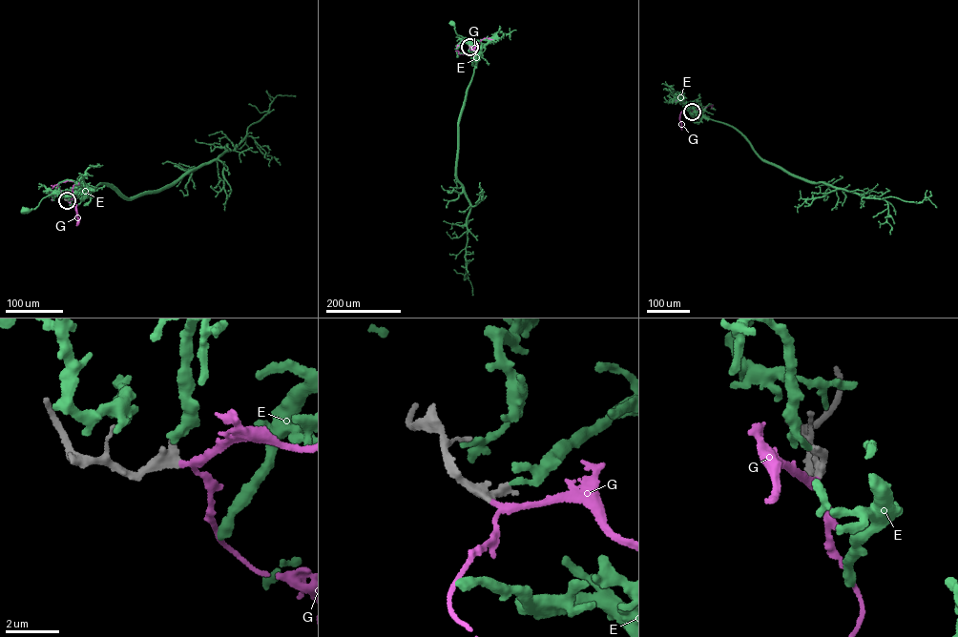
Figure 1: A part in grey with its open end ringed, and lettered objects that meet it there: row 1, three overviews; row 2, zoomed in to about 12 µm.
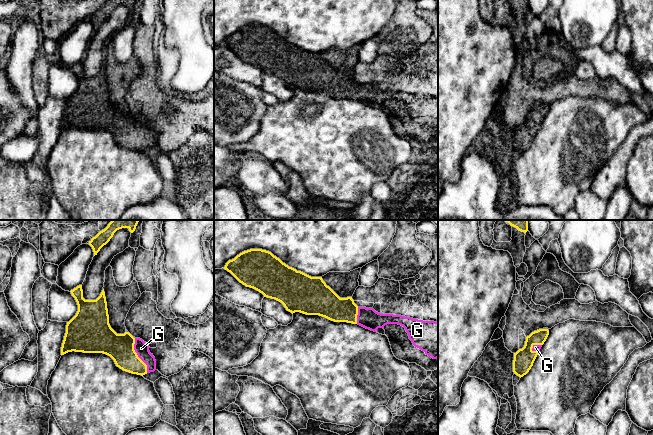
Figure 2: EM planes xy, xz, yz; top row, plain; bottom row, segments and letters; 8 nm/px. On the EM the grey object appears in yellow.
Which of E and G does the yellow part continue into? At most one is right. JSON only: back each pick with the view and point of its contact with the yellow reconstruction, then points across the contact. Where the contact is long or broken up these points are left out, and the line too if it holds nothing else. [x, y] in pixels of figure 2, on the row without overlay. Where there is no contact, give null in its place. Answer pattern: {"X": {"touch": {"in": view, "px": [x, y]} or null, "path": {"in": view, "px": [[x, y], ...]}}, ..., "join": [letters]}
{"G": {"touch": {"in": "xy", "px": [137, 131]}, "path": {"in": "xy", "px": [[120, 123], [129, 130], [137, 131], [141, 124]]}}, "join": ["G"]}

